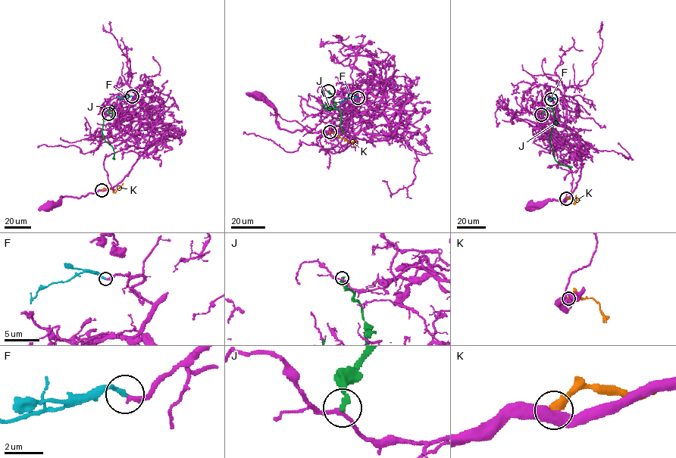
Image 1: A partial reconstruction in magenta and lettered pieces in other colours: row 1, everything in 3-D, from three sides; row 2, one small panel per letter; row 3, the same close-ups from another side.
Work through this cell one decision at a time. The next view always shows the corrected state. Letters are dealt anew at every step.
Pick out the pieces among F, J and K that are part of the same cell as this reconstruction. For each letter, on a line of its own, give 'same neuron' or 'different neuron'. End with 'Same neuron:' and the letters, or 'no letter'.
F: same neuron
J: different neuron
K: different neuron
Same neuron: F

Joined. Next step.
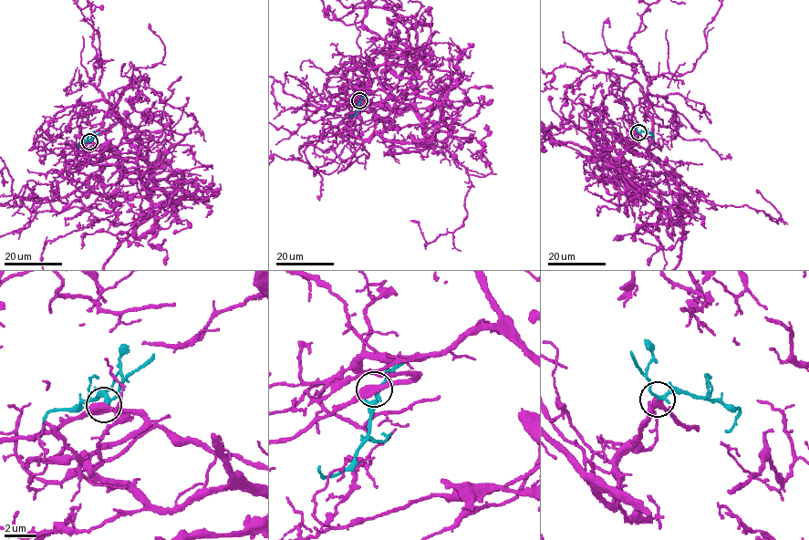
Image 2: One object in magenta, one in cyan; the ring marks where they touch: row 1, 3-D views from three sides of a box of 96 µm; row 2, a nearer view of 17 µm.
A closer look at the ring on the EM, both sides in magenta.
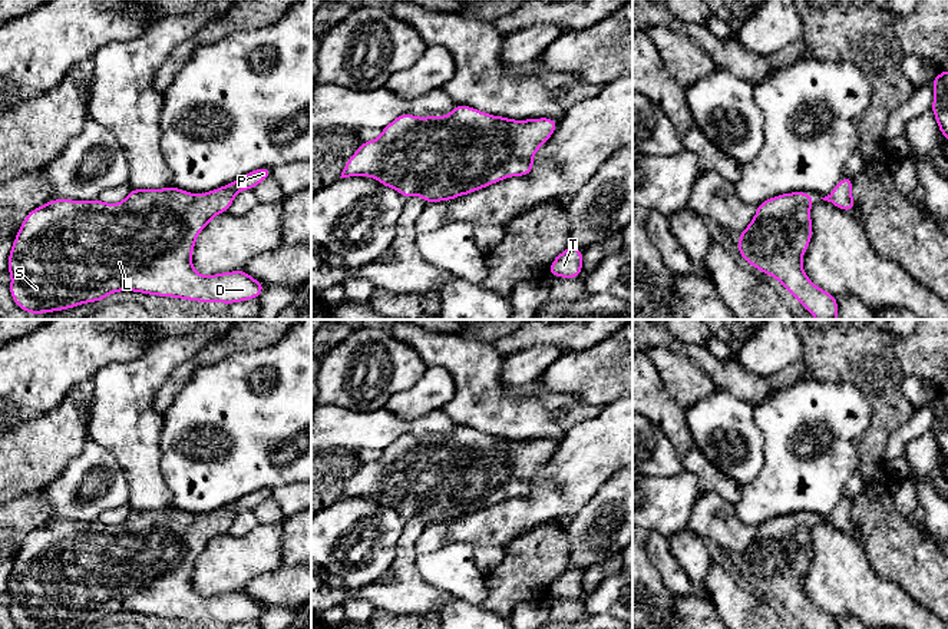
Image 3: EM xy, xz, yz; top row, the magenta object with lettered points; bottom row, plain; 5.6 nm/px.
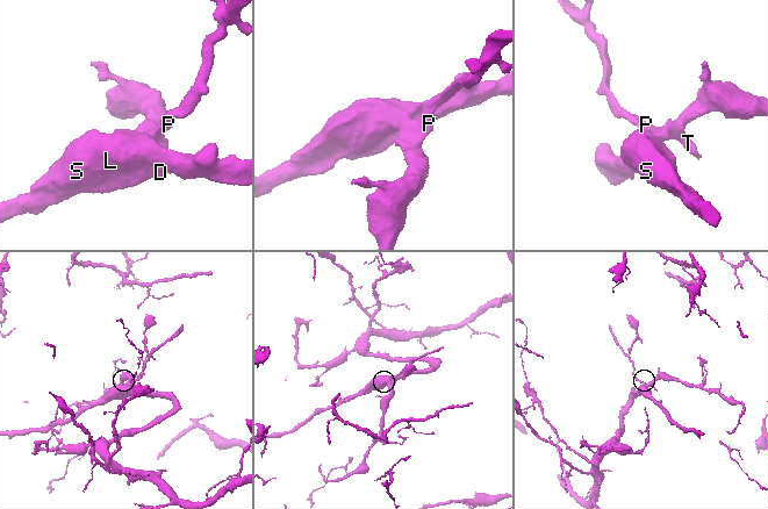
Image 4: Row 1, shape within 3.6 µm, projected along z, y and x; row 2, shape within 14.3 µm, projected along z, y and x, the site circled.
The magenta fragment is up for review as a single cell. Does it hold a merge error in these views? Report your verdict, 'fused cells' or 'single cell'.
single cell

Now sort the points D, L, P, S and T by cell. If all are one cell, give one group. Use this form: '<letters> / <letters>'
D L P S T

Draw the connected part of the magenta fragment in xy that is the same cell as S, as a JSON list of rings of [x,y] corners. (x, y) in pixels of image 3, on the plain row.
[[[264,487],[199,516],[174,507],[131,510],[119,524],[105,524],[100,520],[52,520],[29,533],[16,554],[6,590],[11,595],[10,618],[19,629],[75,629],[80,625],[103,622],[109,615],[119,612],[222,625],[258,619],[265,608],[242,590],[208,597],[198,595],[192,587],[192,572],[196,557],[215,536],[228,533],[237,514],[254,510],[270,497],[272,490]]]

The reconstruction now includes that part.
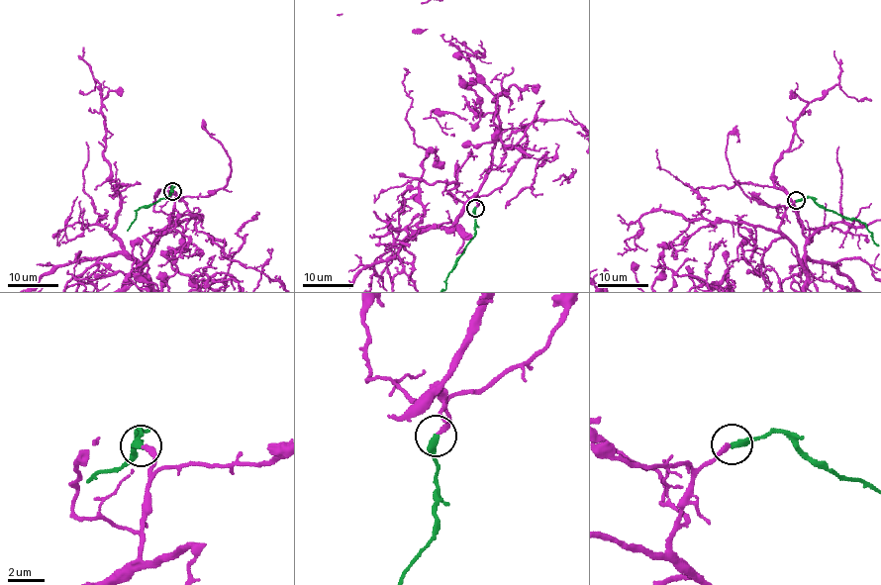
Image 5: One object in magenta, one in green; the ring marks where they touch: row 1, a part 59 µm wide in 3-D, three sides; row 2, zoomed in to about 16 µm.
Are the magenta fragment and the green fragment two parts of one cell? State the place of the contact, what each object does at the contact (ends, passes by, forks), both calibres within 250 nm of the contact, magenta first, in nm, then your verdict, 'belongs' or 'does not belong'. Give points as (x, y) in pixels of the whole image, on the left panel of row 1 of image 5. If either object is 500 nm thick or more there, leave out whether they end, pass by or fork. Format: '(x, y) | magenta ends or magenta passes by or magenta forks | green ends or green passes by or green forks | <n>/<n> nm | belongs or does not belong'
(172, 191) | magenta ends | green ends | 280/400 nm | belongs

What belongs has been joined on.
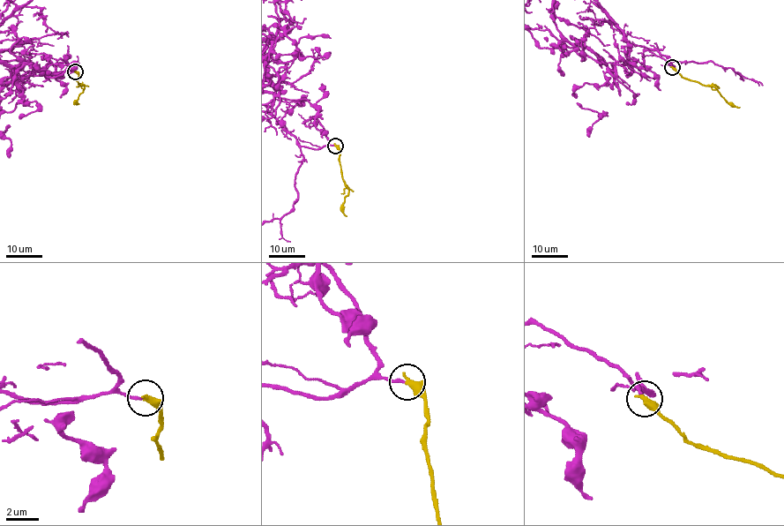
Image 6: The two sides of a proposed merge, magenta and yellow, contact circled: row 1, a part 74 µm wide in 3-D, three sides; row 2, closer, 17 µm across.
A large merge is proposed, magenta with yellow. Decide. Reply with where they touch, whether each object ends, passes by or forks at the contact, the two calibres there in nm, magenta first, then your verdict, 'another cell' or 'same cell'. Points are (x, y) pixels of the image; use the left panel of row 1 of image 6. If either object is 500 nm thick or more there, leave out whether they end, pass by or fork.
(75, 71) | magenta ends | yellow ends | 160/460 nm | same cell

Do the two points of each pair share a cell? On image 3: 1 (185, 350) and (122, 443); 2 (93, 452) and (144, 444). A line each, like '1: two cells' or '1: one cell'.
1: one cell
2: two cells

